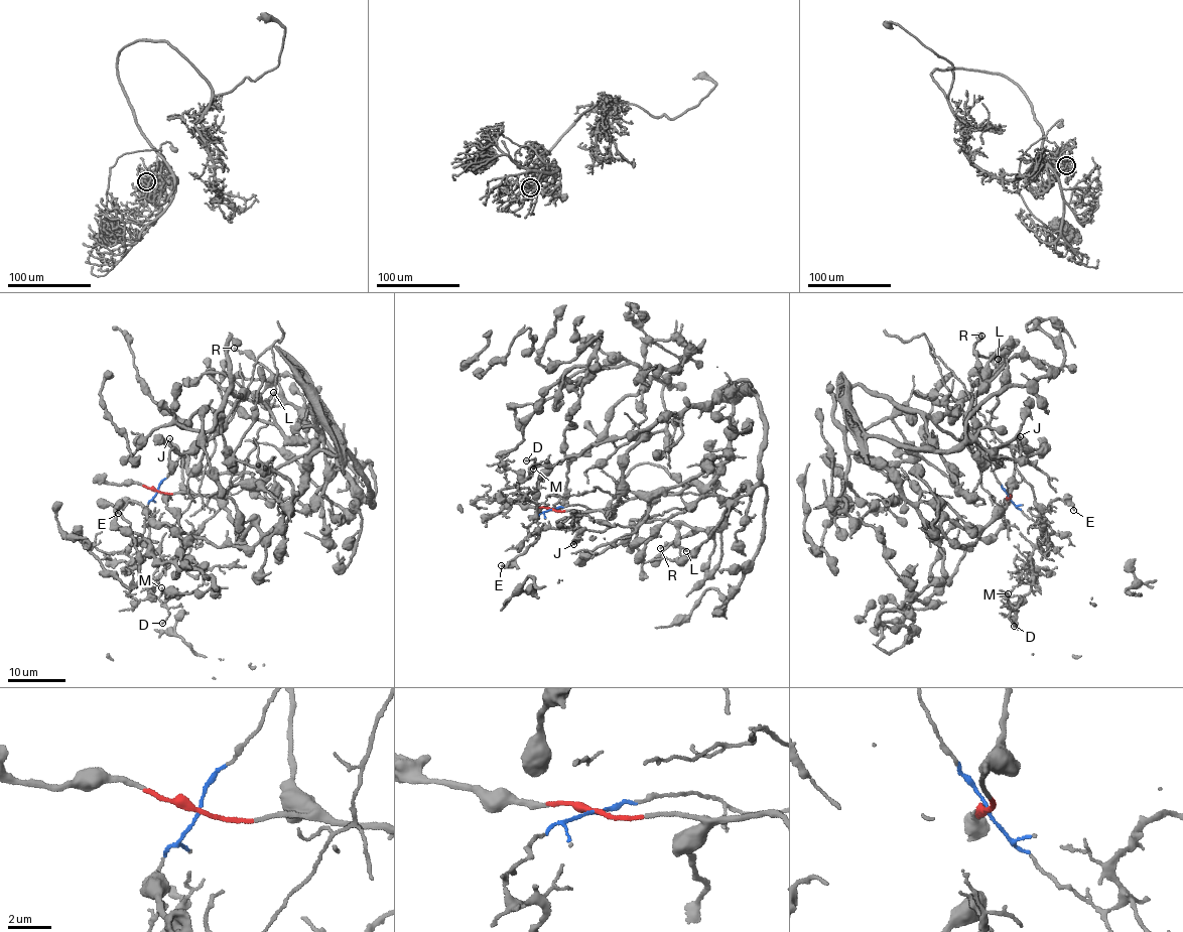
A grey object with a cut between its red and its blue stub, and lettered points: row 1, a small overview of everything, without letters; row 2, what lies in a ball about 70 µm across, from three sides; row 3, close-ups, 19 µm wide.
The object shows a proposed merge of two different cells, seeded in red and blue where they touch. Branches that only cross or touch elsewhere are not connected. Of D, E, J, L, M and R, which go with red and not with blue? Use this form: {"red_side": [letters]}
{"red_side": ["J", "L", "R"]}

